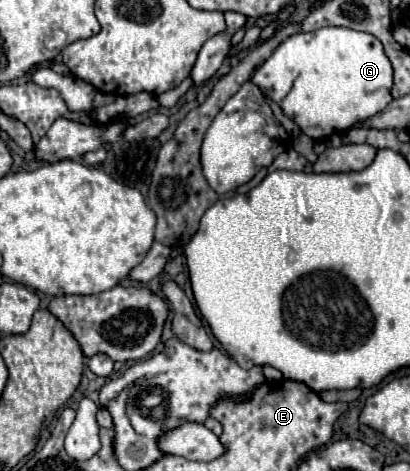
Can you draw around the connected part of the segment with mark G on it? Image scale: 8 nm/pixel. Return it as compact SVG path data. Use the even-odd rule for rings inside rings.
M323 27L313 33L291 35L257 67L251 81L259 85L267 97L279 103L283 113L315 141L325 141L333 133L373 117L393 99L393 69L389 57L383 53L381 41L371 33L343 27ZM287 73L291 73L291 89L285 95L279 95L277 83L289 85L289 81L277 79L277 75Z

